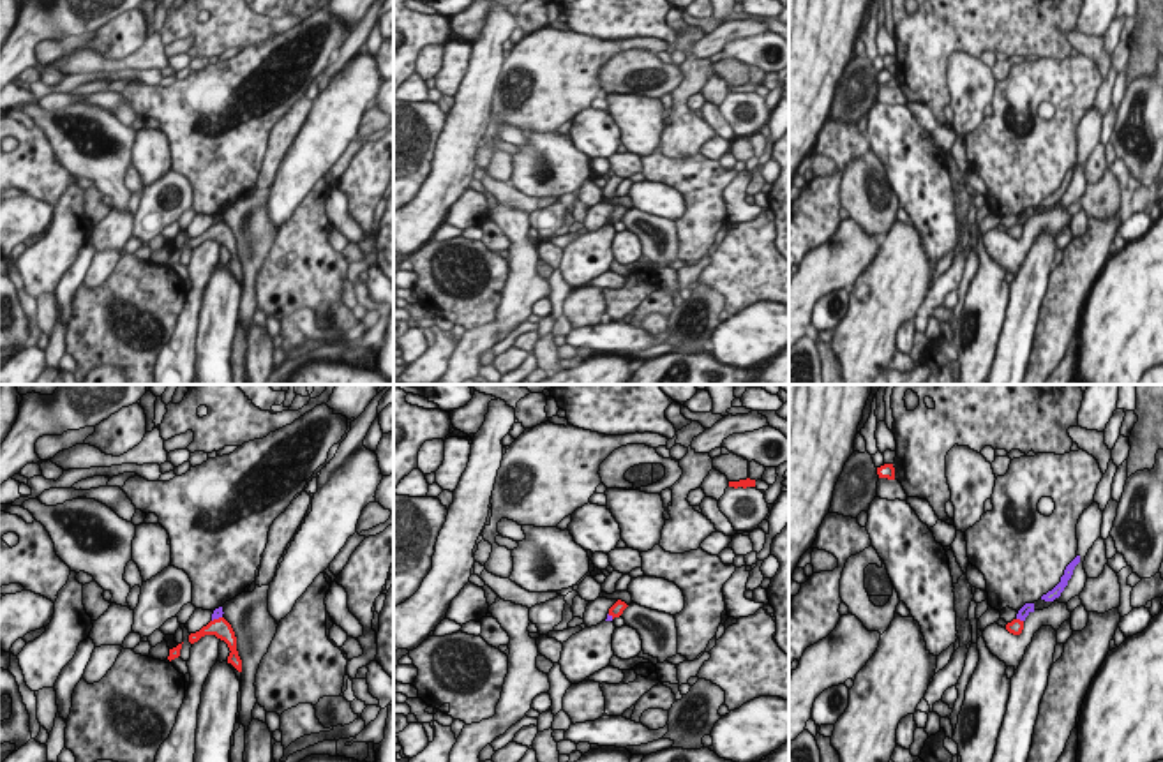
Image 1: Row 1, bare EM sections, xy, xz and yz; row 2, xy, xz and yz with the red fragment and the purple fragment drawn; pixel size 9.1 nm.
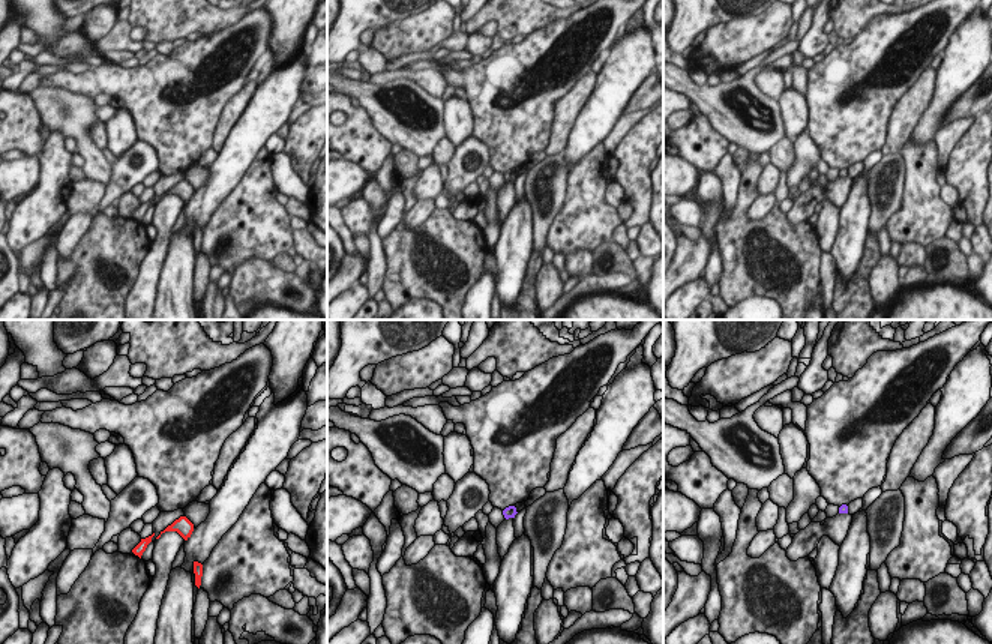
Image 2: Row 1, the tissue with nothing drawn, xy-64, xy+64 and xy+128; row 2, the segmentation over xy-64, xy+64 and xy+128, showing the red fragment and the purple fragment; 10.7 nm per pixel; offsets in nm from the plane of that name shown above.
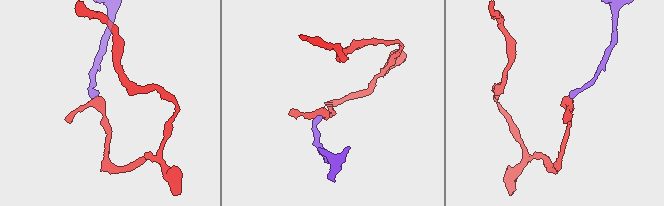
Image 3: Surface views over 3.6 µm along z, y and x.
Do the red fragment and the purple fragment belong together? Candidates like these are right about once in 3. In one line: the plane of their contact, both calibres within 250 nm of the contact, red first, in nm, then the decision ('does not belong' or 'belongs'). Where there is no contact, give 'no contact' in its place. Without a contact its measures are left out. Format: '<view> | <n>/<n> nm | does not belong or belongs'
yz | 140/100 nm | does not belong

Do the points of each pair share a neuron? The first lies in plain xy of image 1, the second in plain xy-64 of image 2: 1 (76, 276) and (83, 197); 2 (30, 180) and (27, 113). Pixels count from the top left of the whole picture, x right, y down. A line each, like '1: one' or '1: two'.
1: two
2: one

